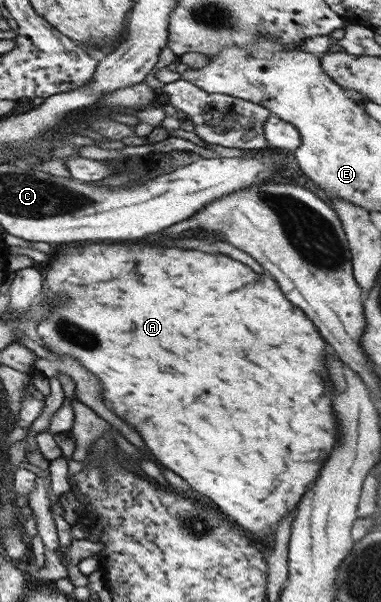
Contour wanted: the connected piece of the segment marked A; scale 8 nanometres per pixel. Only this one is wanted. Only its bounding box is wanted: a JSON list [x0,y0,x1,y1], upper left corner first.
[36,243,337,539]

